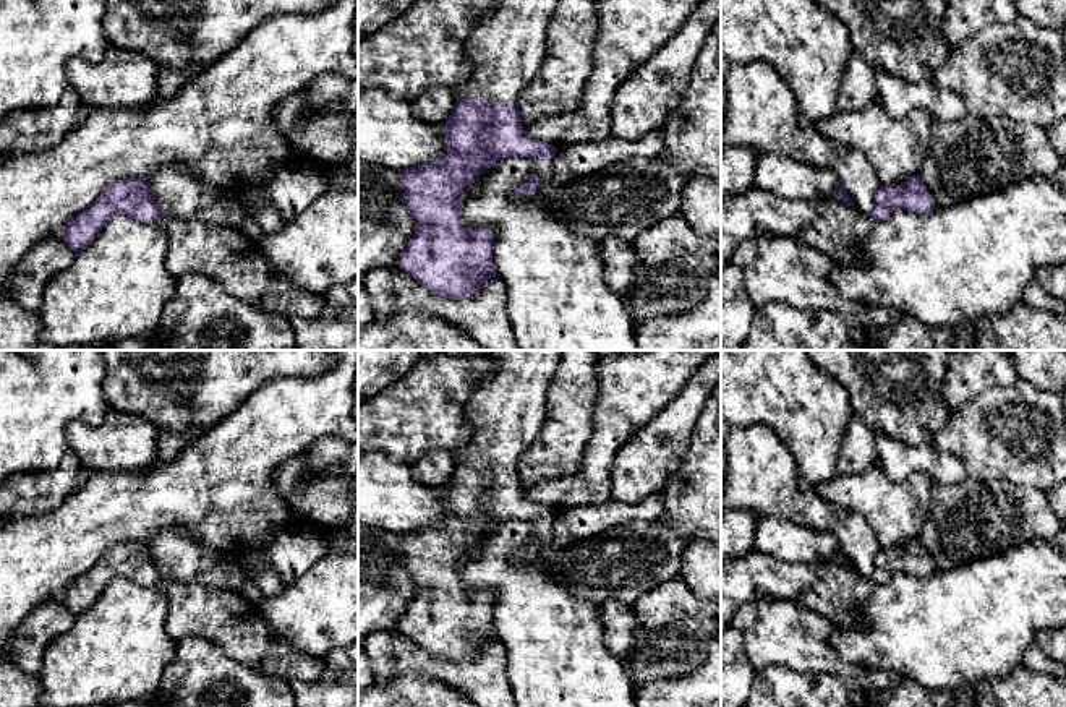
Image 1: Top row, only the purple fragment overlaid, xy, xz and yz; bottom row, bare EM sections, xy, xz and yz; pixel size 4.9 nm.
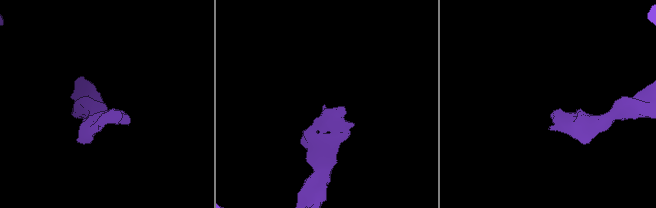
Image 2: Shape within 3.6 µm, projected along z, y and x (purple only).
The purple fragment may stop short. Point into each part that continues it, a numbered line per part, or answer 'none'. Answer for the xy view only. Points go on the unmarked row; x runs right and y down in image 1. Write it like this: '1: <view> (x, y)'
none

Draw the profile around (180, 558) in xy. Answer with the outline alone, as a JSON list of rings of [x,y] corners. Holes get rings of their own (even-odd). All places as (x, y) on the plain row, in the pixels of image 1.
[[[183,527],[160,529],[147,545],[167,581],[233,592],[240,592],[246,581],[241,555],[211,548],[194,540]]]

